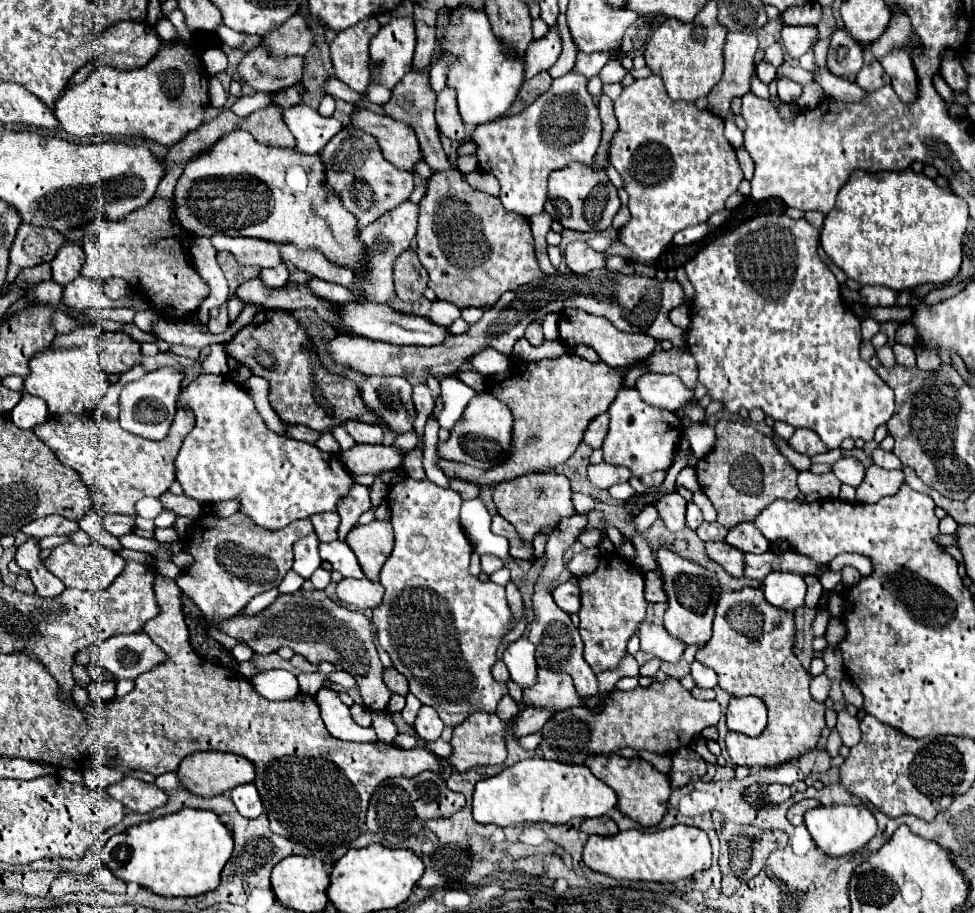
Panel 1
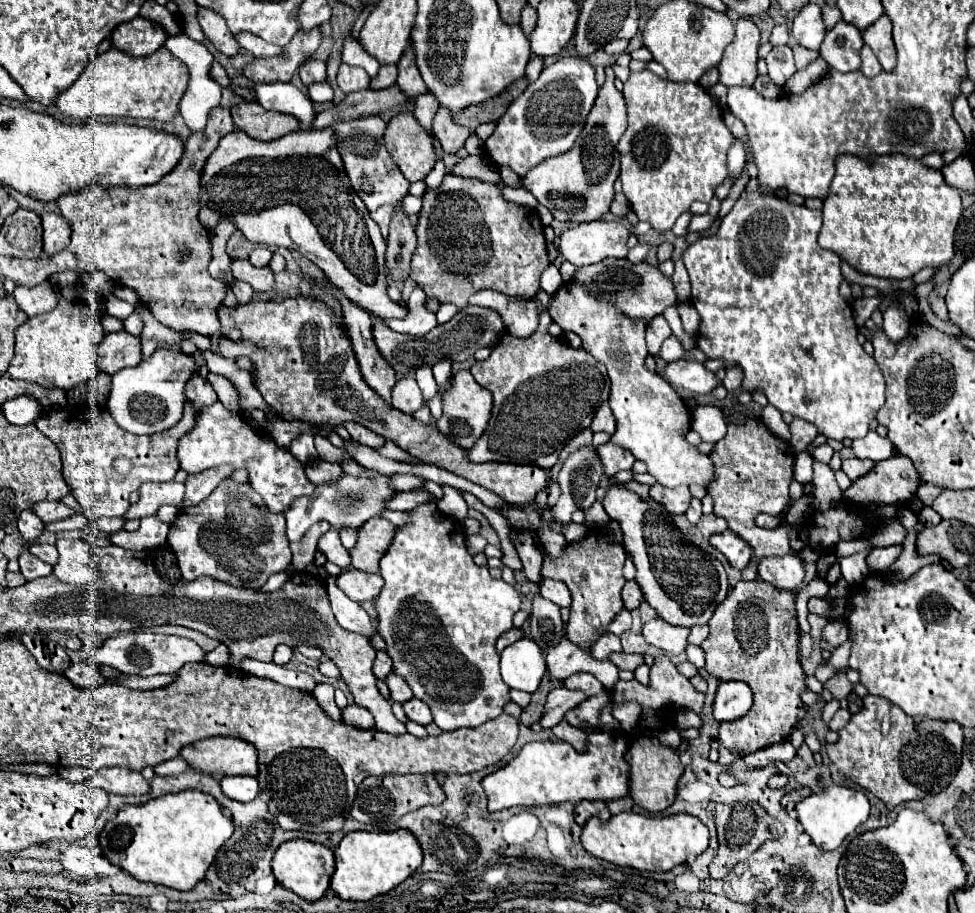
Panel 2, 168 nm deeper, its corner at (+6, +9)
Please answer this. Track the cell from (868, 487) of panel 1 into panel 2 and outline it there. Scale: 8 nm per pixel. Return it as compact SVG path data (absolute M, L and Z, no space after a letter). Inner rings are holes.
M895 456L881 460L863 478L857 478L845 492L843 498L853 504L869 502L905 502L909 500L921 478L907 456Z

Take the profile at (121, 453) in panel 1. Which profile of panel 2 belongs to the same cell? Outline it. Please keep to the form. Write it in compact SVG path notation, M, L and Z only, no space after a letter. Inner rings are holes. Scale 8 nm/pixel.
M185 400L185 410L181 420L163 432L151 436L135 436L117 426L113 416L107 410L69 410L61 408L53 416L41 416L35 426L53 440L63 458L63 476L71 488L71 494L81 504L83 512L89 518L99 516L123 516L129 510L129 496L143 482L167 482L173 480L179 470L177 462L177 440L181 434L189 432L195 422L195 410L189 400ZM81 432L81 434L79 434ZM85 436L85 438L83 438ZM117 458L125 458L131 468L127 474L119 474L113 468Z

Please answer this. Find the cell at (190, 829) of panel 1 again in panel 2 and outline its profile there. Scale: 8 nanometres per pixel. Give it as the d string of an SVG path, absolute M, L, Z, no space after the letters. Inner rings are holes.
M185 790L153 798L141 806L123 806L99 834L99 846L107 860L141 882L153 882L175 890L191 890L201 882L215 860L217 850L233 834L233 822L223 816L211 794Z

